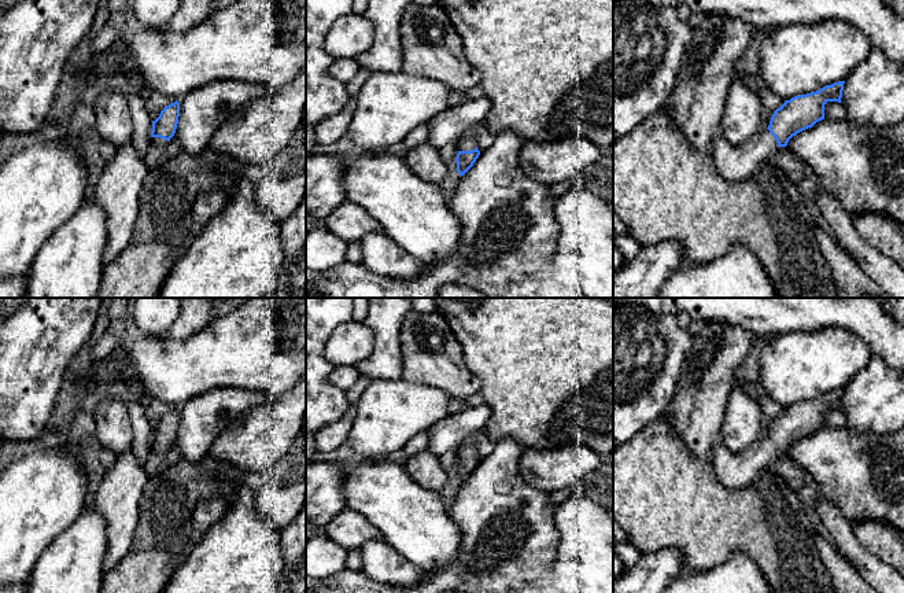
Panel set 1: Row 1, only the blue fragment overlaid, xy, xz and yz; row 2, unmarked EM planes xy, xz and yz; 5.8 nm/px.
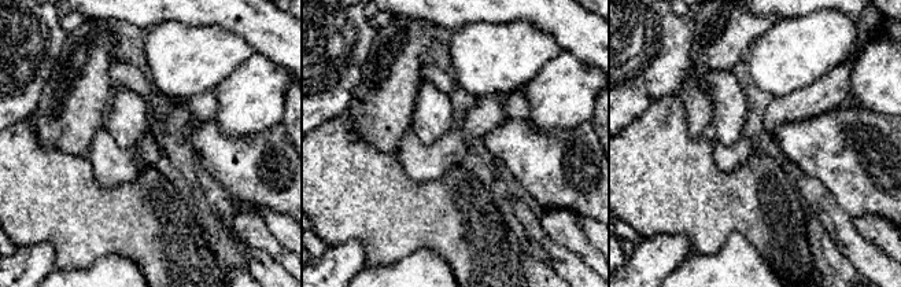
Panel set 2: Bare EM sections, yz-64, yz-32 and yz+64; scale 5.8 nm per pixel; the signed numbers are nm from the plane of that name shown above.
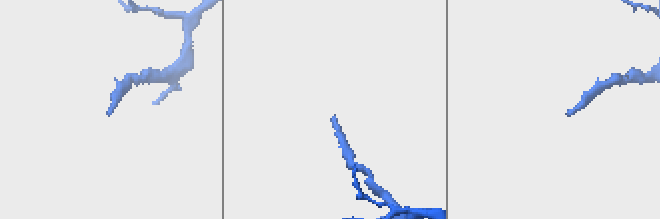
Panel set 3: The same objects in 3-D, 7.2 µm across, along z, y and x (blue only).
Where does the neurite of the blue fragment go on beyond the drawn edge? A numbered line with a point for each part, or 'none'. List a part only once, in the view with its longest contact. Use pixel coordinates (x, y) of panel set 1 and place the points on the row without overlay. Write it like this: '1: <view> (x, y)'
1: xz (468, 448)

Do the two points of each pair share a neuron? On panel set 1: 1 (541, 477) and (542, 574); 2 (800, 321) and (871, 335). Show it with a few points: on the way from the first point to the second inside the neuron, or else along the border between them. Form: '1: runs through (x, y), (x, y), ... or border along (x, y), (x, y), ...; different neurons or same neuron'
1: border along (519, 466), (520, 475), (528, 483), (549, 494); different neurons
2: runs through (818, 317), (853, 317); same neuron

